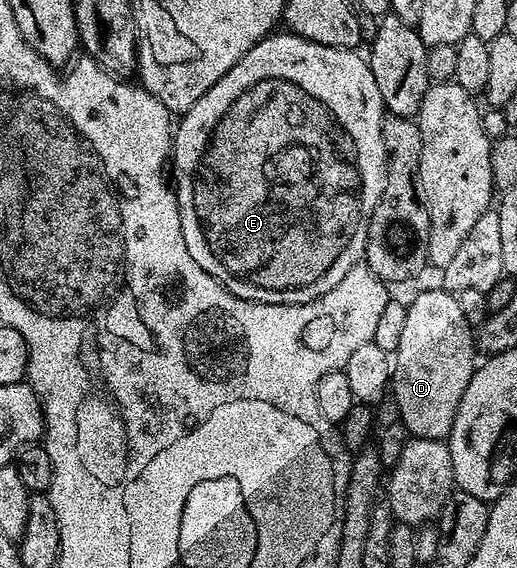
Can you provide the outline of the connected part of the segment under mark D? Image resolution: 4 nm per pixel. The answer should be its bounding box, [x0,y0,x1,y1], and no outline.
[393,290,477,440]

